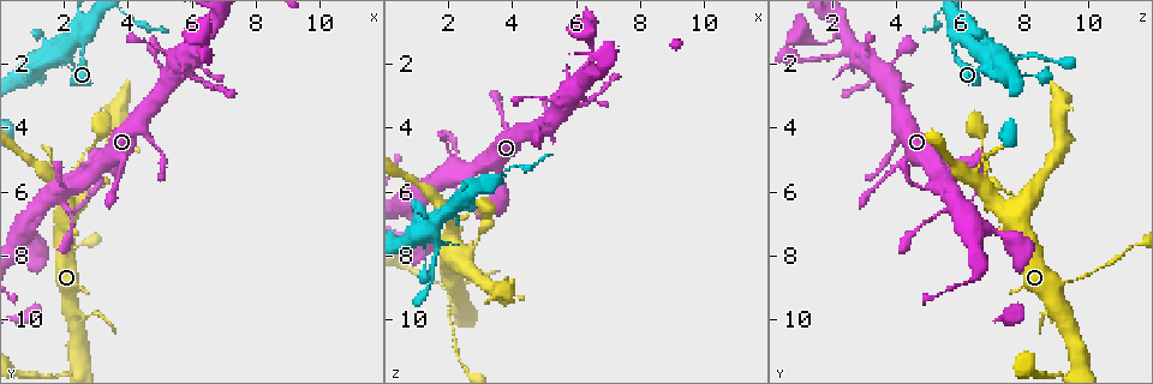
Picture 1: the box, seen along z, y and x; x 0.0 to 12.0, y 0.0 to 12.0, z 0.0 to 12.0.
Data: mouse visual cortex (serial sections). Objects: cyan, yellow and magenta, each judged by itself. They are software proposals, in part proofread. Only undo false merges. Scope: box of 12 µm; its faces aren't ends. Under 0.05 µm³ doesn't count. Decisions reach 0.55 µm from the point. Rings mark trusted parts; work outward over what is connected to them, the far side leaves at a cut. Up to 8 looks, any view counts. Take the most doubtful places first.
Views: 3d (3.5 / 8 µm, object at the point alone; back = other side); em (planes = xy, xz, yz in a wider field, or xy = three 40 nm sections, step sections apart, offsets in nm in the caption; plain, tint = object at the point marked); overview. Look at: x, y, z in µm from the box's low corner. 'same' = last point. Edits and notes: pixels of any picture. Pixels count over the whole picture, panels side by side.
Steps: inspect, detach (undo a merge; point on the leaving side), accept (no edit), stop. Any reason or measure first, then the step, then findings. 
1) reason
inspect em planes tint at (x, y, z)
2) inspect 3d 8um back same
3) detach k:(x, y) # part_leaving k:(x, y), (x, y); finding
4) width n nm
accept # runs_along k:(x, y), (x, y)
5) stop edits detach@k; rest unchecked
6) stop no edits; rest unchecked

calibre changes
inspect 3d 8um at (2.2, 8.9, 9.2)

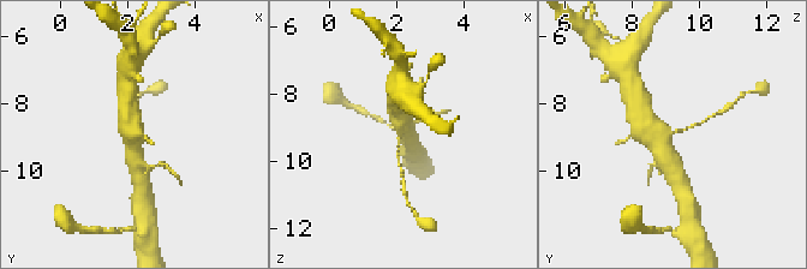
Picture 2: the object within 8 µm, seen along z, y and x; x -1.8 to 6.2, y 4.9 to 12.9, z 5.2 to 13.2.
zoom in
inspect 3d 3.5um at (2.2, 8.8, 9.2)

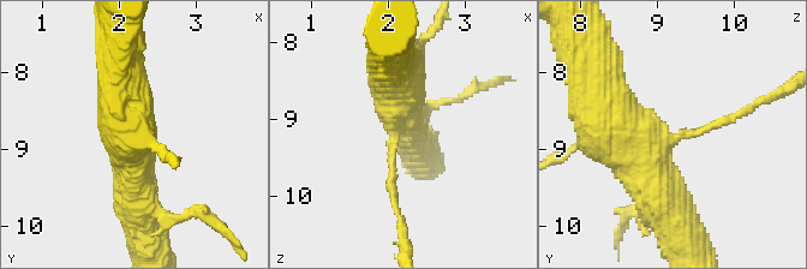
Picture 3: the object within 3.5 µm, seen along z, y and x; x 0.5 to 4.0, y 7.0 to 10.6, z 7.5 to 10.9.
arm_widths 150, 700 nm; now the EM
inspect em xy step 3 tint at (2.10, 8.85, 9.25)

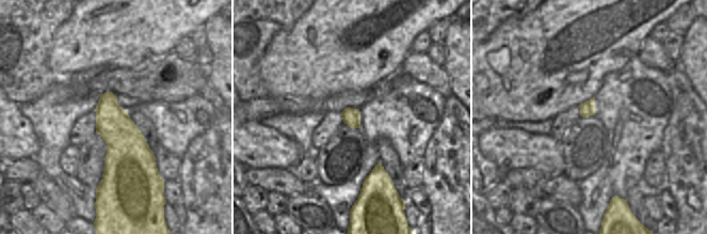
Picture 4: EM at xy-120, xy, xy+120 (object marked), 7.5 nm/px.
accept # runs_along 3:(603, 124), (658, 142), (751, 109); one cell here

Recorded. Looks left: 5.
a narrow waist
inspect 3d 3.5um at (2.6, 1.1, 6.0)

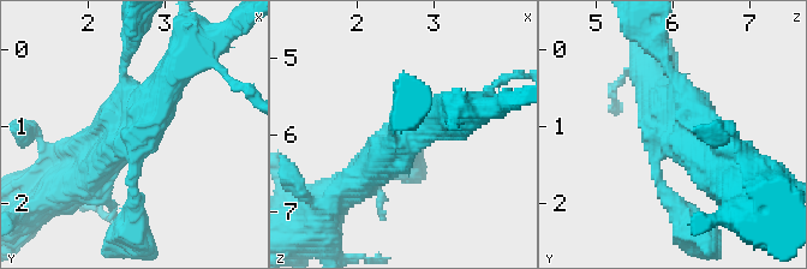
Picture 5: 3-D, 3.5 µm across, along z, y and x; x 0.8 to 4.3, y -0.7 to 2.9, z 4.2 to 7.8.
accept # continuous, no second cell

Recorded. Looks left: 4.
side arm on a straight run
inspect 3d 3.5um at (2.2, 5.7, 6.8)

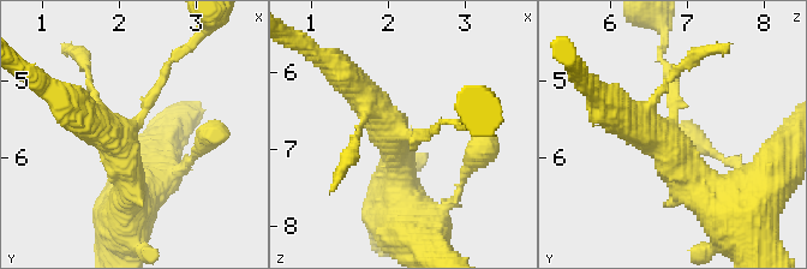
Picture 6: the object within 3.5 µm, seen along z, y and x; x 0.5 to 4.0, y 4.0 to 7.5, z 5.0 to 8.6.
inspect em xy step 5 tint at (2.10, 5.60, 6.75)

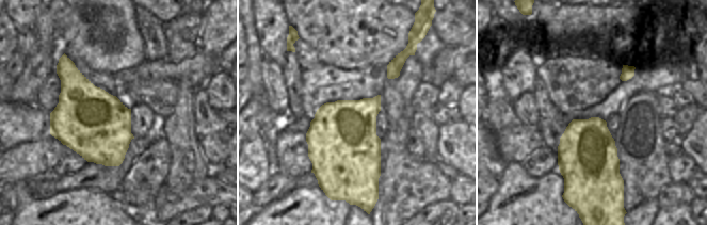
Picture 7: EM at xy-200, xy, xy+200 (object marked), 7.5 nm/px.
accept # runs_along 6:(719, 203), (613, 107); one cell here

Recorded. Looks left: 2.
stop no edits; rest unchecked

